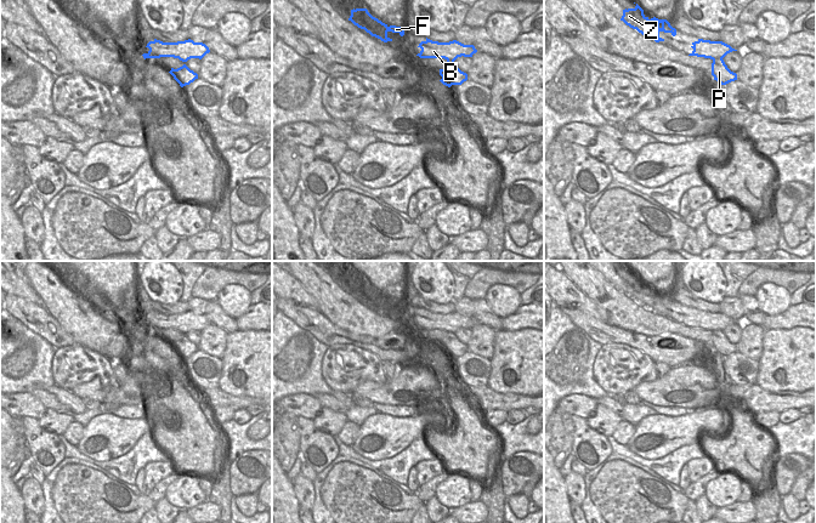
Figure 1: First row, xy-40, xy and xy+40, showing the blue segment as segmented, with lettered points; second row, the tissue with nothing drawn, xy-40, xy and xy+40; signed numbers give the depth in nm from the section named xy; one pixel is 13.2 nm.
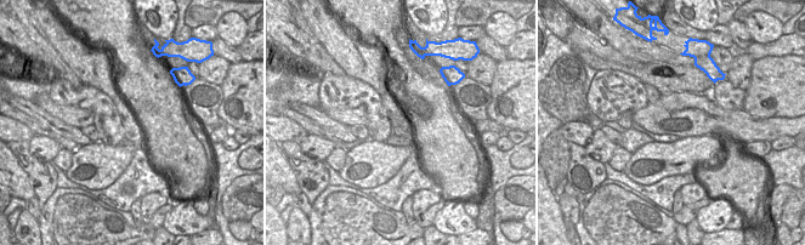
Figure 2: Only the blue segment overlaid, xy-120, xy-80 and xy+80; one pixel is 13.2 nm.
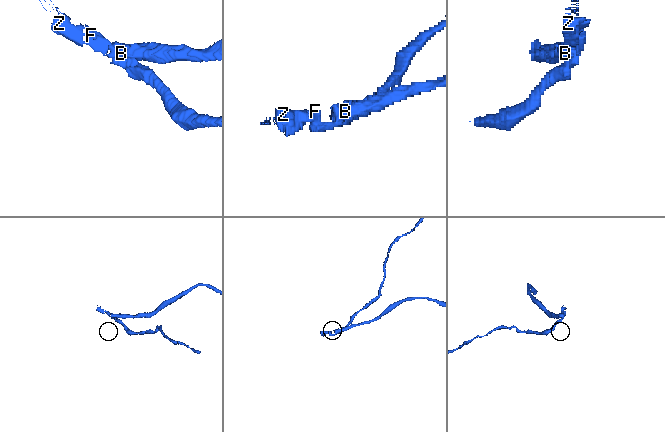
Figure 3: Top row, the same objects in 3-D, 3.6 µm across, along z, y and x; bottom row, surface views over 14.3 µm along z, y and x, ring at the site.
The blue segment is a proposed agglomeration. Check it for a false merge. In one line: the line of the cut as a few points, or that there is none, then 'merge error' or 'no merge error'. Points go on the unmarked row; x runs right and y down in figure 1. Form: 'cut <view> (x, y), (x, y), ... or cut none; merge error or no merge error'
cut xy+40 (721, 330), (713, 331); merge error

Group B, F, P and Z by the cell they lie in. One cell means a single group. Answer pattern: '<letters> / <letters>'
B F Z / P

